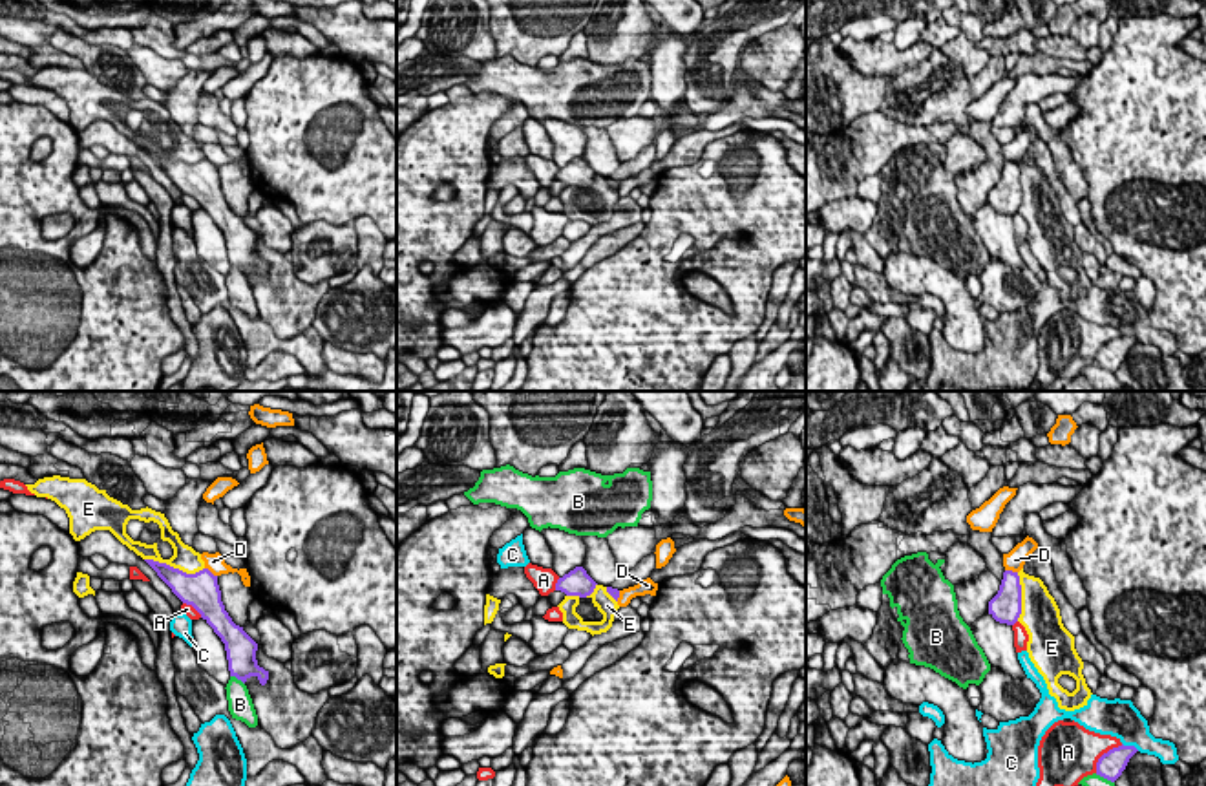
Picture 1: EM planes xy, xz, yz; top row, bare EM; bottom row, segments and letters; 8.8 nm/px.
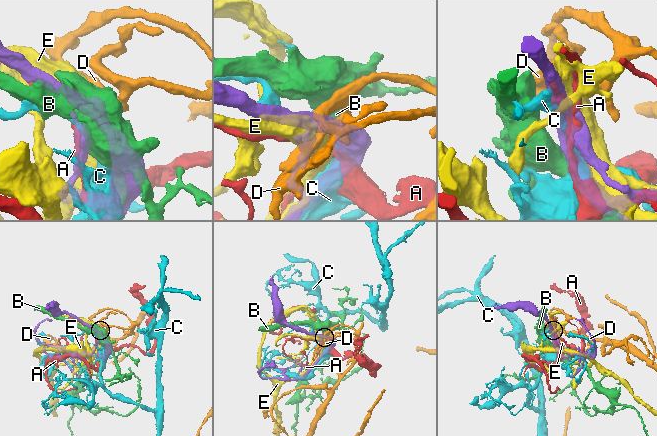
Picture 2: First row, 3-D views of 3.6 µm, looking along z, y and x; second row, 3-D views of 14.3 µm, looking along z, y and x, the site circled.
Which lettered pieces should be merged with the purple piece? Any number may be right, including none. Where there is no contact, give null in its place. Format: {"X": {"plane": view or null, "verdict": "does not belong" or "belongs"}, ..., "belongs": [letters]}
{"A": {"plane": "yz", "verdict": "does not belong"}, "B": {"plane": "xy", "verdict": "does not belong"}, "C": {"plane": "yz", "verdict": "does not belong"}, "D": {"plane": "xy", "verdict": "does not belong"}, "E": {"plane": "xy", "verdict": "does not belong"}, "belongs": []}

